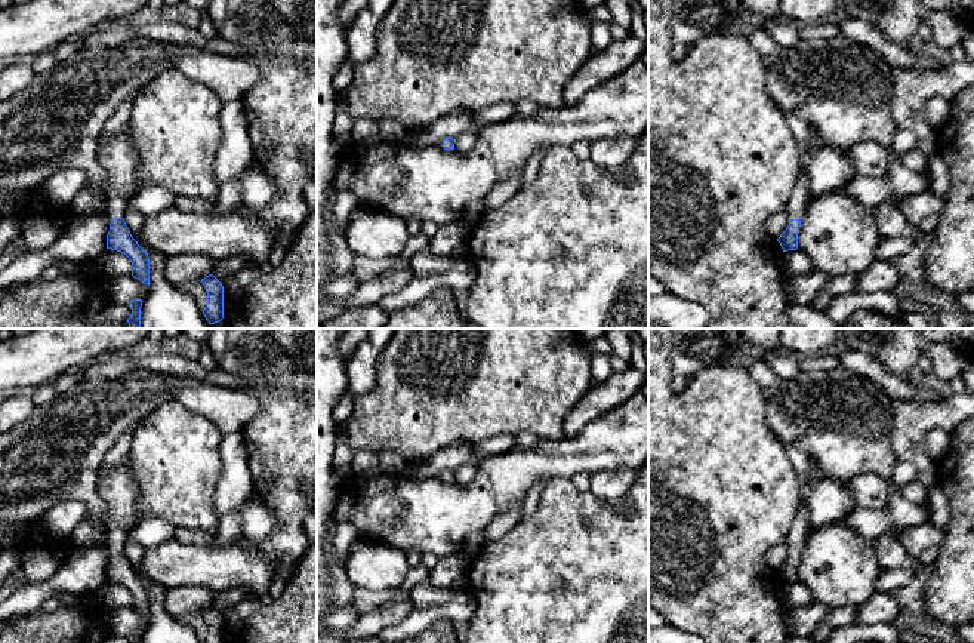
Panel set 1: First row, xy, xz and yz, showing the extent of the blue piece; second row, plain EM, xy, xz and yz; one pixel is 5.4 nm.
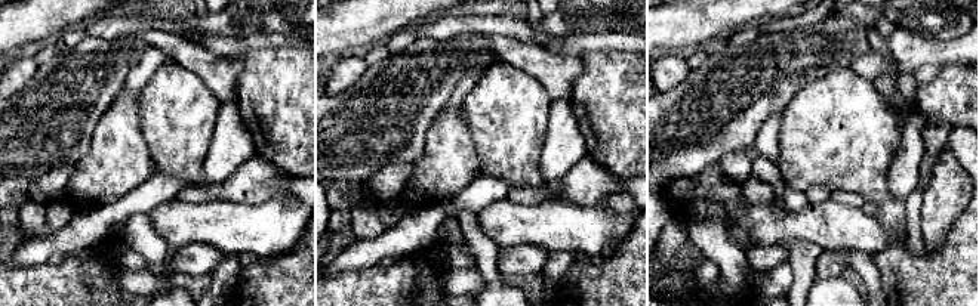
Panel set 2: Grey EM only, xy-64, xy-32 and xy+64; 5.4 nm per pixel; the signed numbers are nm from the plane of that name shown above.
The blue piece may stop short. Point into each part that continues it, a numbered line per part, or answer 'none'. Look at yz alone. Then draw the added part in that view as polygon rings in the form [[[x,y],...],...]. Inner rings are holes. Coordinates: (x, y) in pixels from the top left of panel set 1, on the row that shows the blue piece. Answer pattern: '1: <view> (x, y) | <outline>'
1: yz (801, 194) | [[[801,172],[786,207],[789,219],[802,219],[810,200],[811,179],[805,172]]]

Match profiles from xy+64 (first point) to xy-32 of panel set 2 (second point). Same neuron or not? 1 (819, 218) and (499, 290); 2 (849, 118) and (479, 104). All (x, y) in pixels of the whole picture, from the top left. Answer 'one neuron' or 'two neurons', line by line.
1: two neurons
2: one neuron

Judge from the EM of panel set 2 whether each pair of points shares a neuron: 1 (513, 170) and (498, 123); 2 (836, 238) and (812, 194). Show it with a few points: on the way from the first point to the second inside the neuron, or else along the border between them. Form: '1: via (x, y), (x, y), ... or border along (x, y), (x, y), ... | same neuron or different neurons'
1: via (513, 158), (508, 135) | same neuron
2: border along (830, 197), (809, 204) | different neurons

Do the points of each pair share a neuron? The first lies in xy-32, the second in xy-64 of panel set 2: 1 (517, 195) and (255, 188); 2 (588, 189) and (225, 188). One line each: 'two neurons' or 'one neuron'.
1: one neuron
2: one neuron

